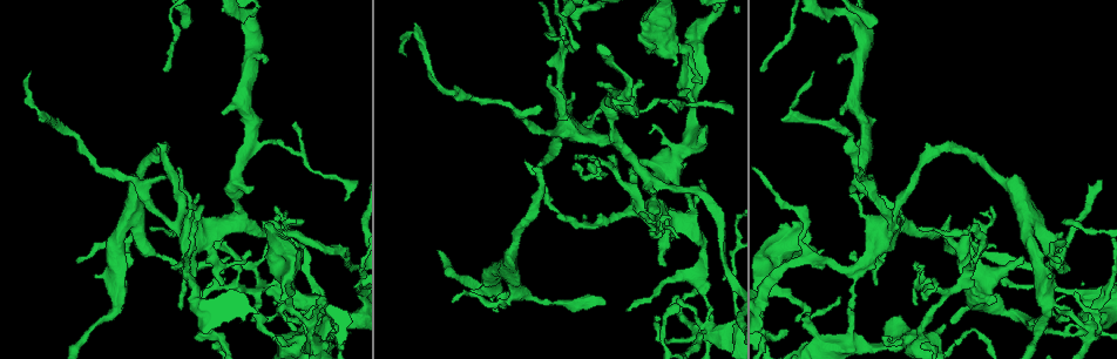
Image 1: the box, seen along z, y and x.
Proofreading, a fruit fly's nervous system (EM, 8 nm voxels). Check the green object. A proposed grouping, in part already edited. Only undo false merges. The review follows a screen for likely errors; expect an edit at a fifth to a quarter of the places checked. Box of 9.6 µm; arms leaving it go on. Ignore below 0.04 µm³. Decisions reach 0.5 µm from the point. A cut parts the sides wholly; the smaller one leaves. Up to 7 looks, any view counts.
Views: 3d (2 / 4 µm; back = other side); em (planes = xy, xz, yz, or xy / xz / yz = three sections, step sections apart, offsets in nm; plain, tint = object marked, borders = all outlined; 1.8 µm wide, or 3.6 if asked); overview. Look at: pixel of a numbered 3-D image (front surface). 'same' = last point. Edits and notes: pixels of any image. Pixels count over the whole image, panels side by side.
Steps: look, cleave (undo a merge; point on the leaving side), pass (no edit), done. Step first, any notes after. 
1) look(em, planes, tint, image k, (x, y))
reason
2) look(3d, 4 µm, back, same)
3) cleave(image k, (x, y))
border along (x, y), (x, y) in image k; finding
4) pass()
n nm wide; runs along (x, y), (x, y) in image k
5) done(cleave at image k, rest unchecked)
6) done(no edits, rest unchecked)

look(em, planes, tint, image 1, (711, 335))
thick turns thin

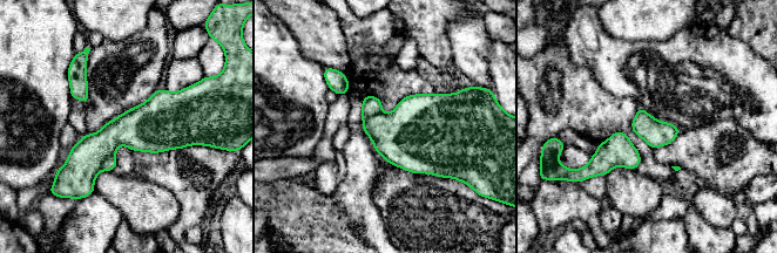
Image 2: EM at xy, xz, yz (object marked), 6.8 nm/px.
cleave(image 2, (75, 179))
180 nm wide; border along (114, 154), (105, 159), (100, 169) in image 2; two neurons meet here

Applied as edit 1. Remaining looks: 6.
look(overview)
redraw

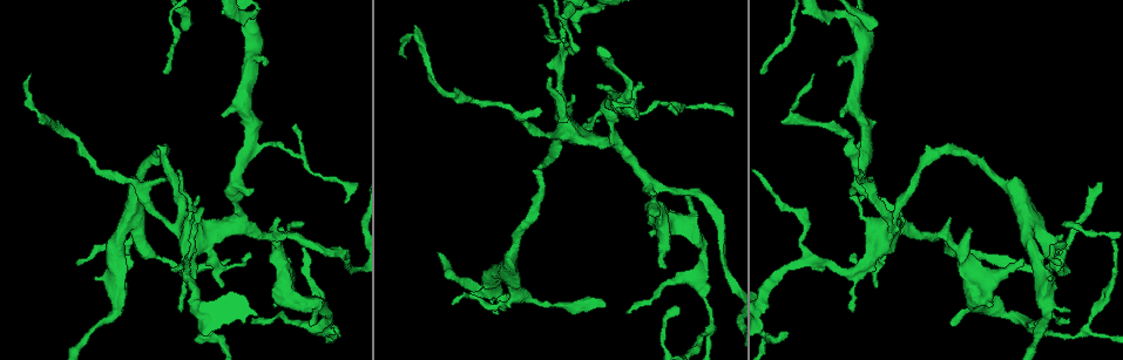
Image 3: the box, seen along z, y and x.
look(3d, 2 µm, image 3, (643, 182))
three-way junction

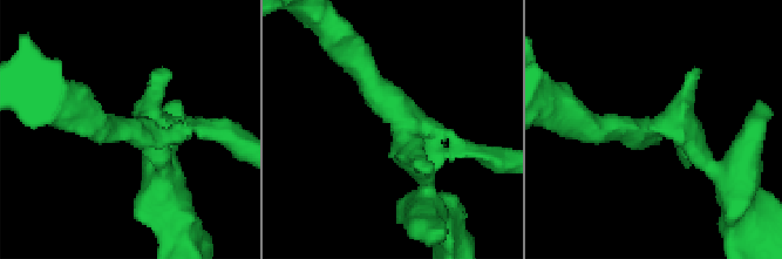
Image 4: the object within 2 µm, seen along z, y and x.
look(em, yz, step 4, tint, image 4, (138, 129))

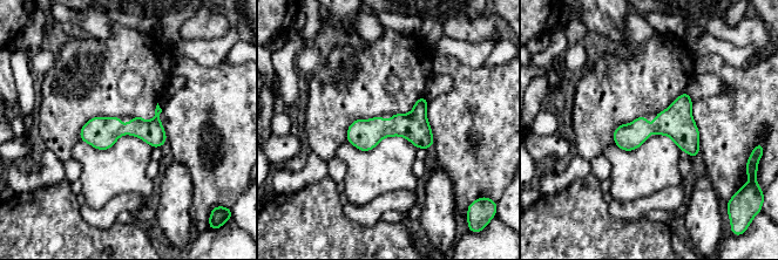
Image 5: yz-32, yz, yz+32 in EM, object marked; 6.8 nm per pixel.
look(em, planes, tint, same)
cut it another way

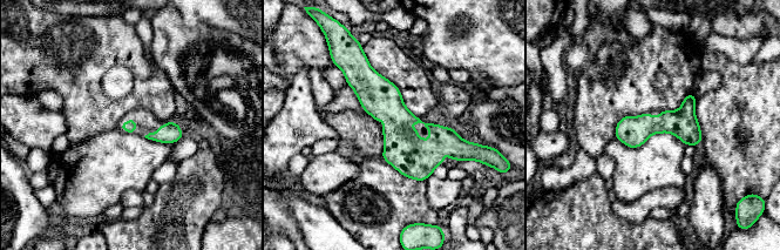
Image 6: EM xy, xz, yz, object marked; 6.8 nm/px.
pass()
runs along (347, 74), (419, 144), (462, 143) in image 6; all the same neuron

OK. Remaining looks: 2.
done(cleave at image 2, rest unchecked)

